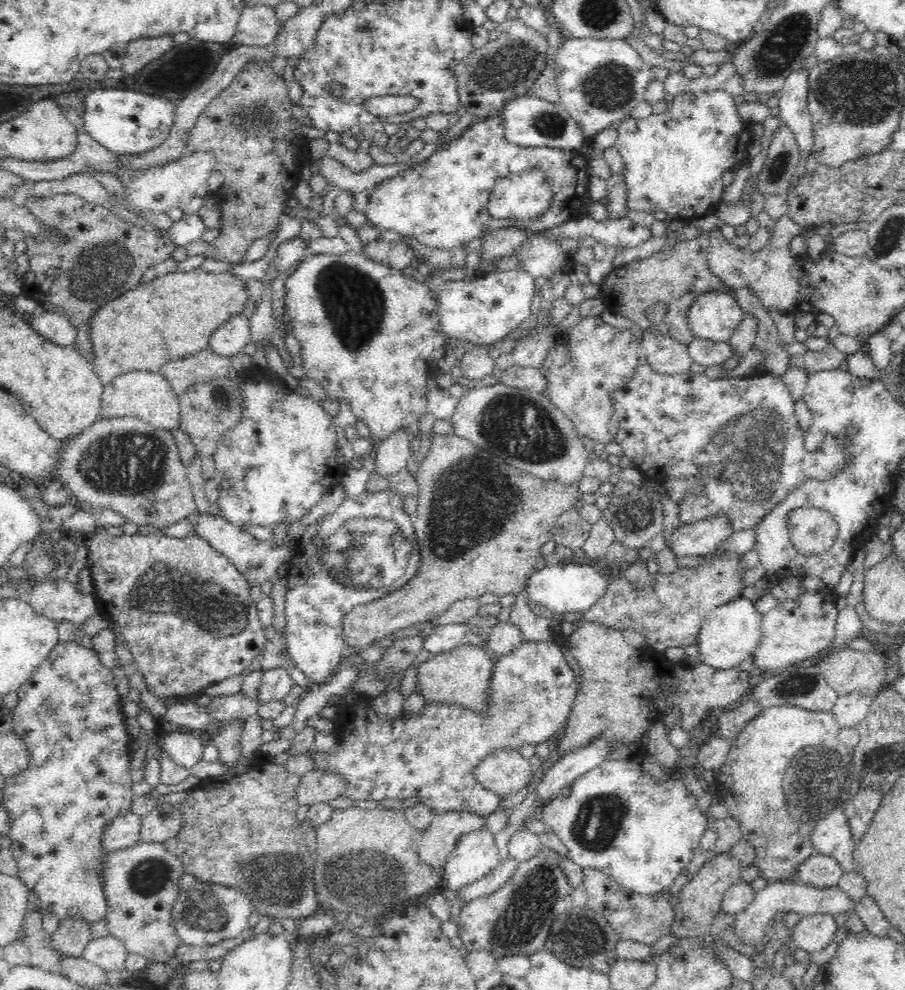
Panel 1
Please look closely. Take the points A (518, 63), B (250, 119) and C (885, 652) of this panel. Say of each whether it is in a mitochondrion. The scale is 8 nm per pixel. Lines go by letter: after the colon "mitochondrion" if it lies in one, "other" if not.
A: mitochondrion
B: mitochondrion
C: other

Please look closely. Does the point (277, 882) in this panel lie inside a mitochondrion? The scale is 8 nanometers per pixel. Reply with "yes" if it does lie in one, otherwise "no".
yes

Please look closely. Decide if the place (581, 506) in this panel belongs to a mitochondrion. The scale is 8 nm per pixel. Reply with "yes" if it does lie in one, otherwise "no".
no

